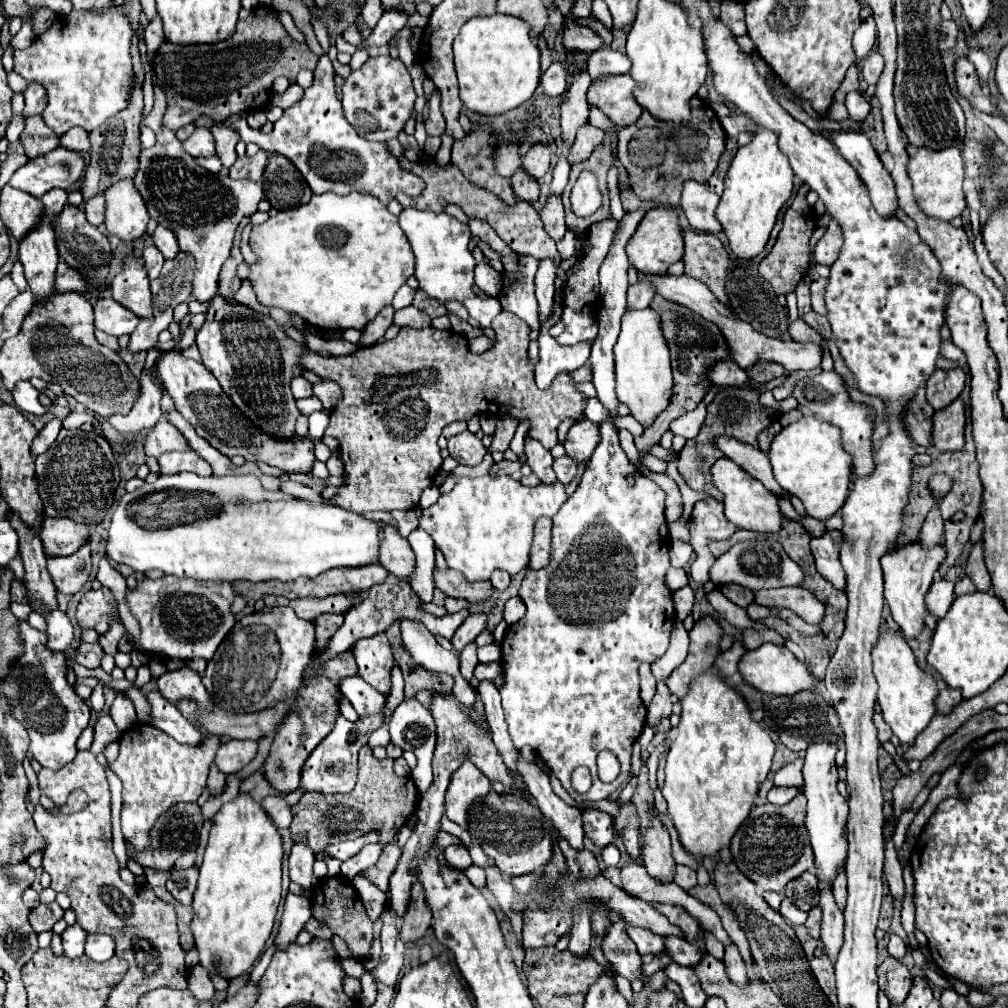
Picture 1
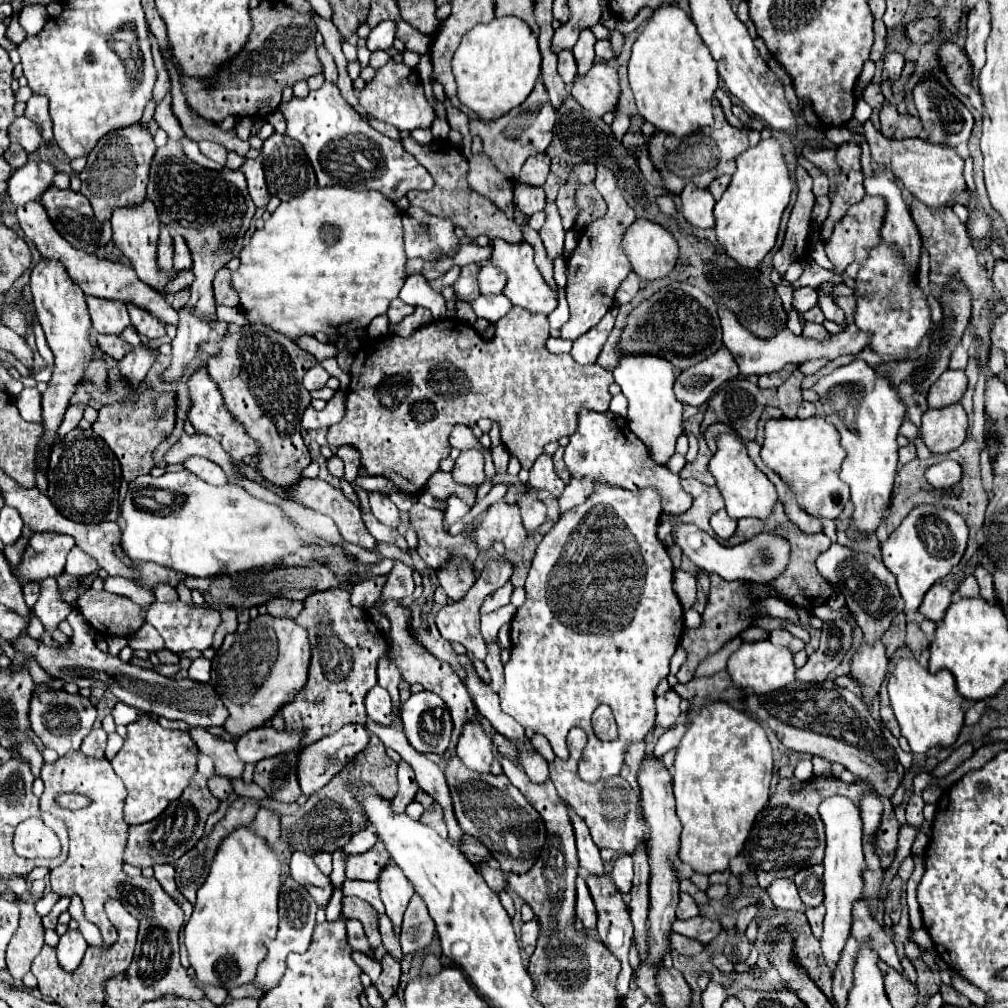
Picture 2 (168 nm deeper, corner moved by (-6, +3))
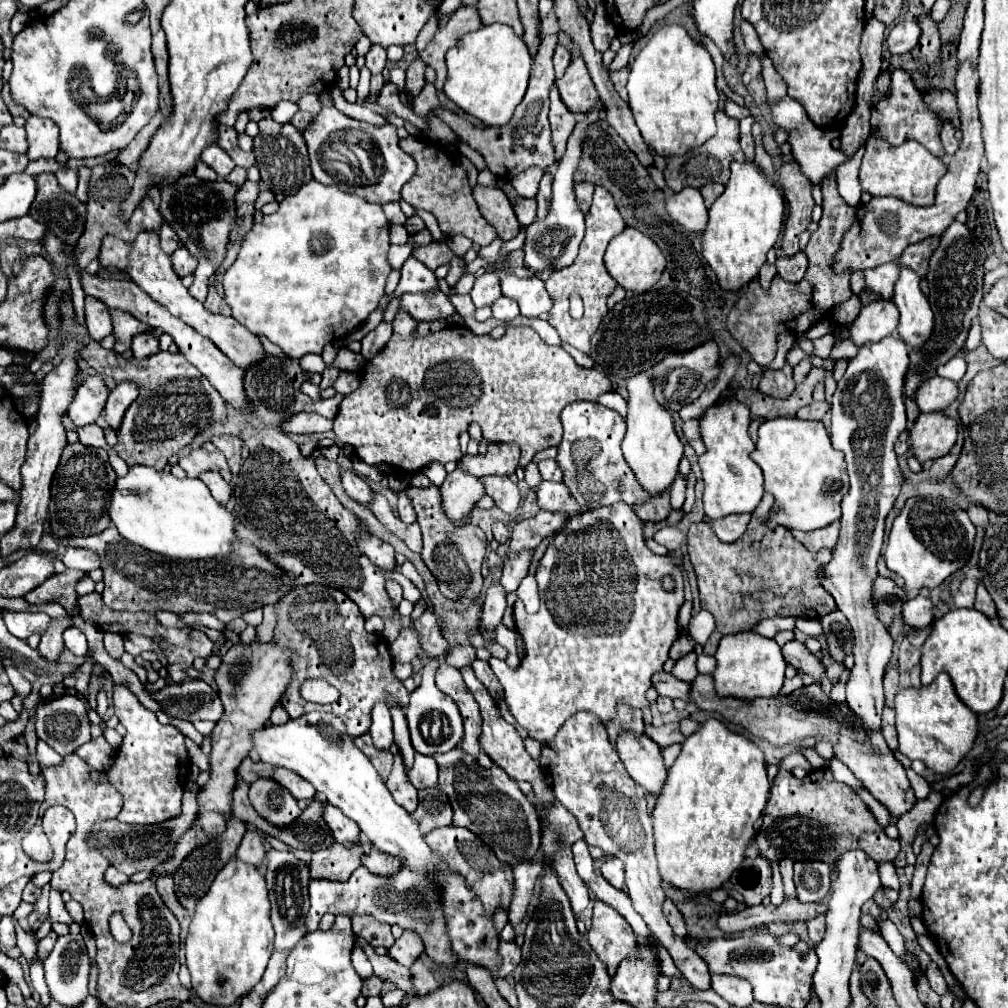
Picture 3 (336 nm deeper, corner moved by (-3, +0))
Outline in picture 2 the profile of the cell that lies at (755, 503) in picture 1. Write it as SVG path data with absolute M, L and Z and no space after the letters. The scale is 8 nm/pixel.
M722 433L722 435L718 435L716 443L718 443L718 451L712 455L712 459L708 463L708 471L716 479L716 487L718 487L720 495L724 497L728 515L732 519L742 519L742 517L764 519L764 517L768 517L768 513L772 513L772 505L778 501L778 495L776 495L772 481L752 463L742 437L738 437L736 433Z

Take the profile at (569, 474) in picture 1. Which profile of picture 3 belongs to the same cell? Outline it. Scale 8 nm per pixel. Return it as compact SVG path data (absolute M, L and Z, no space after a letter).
M553 458L541 460L539 462L539 472L541 472L543 480L551 480L551 482L561 482L563 480L563 472L561 472L559 464Z

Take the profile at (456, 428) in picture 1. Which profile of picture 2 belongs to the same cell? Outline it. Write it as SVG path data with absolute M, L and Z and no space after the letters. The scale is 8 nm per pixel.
M456 425L456 429L452 431L452 437L450 437L450 445L458 451L478 449L480 453L486 453L486 449L480 445L480 441L472 435L472 431L466 425Z

